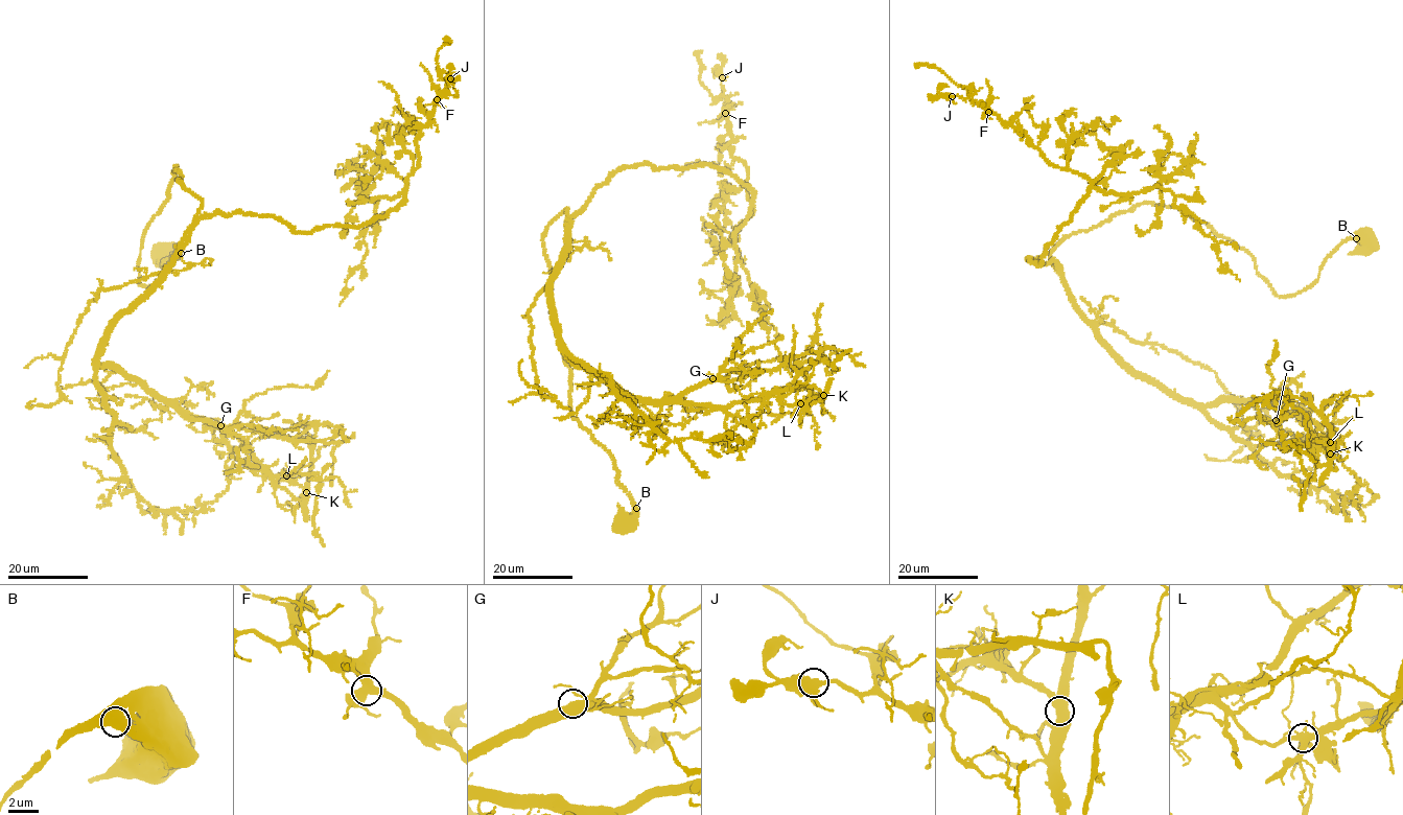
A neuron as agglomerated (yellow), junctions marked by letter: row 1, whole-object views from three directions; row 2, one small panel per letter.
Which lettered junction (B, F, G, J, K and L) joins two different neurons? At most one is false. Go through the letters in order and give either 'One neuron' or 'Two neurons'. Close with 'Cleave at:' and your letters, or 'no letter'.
B: One neuron
F: One neuron
G: One neuron
J: One neuron
K: One neuron
L: Two neurons
Cleave at: L

